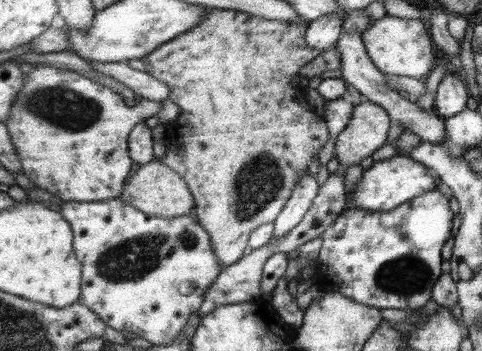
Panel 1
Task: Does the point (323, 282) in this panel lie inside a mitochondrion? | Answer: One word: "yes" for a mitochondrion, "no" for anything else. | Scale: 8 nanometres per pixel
no

